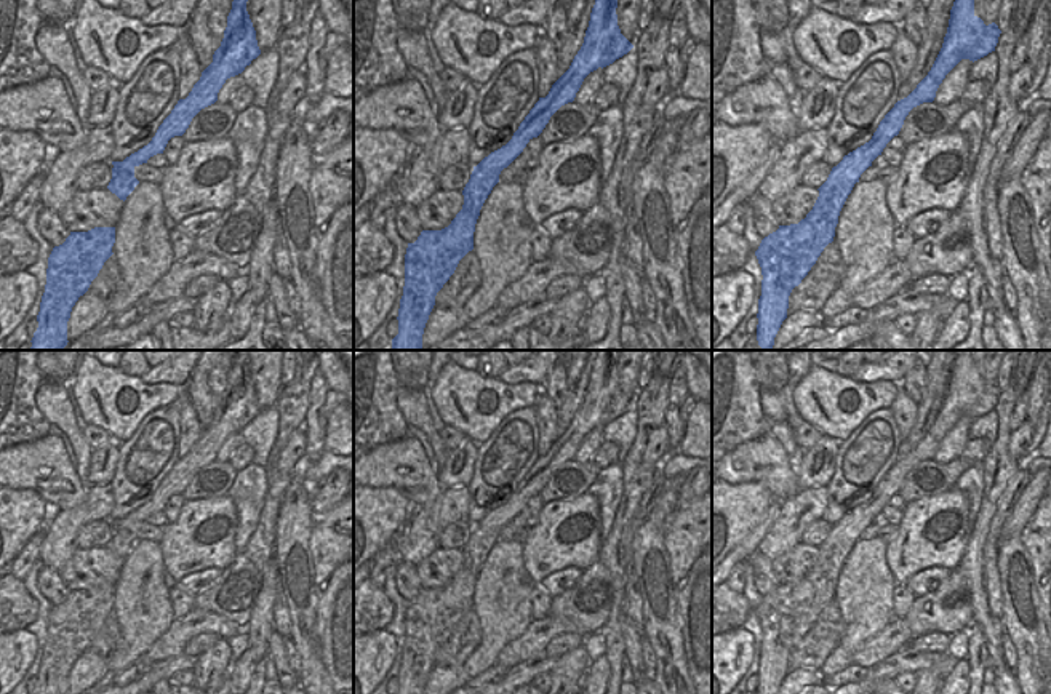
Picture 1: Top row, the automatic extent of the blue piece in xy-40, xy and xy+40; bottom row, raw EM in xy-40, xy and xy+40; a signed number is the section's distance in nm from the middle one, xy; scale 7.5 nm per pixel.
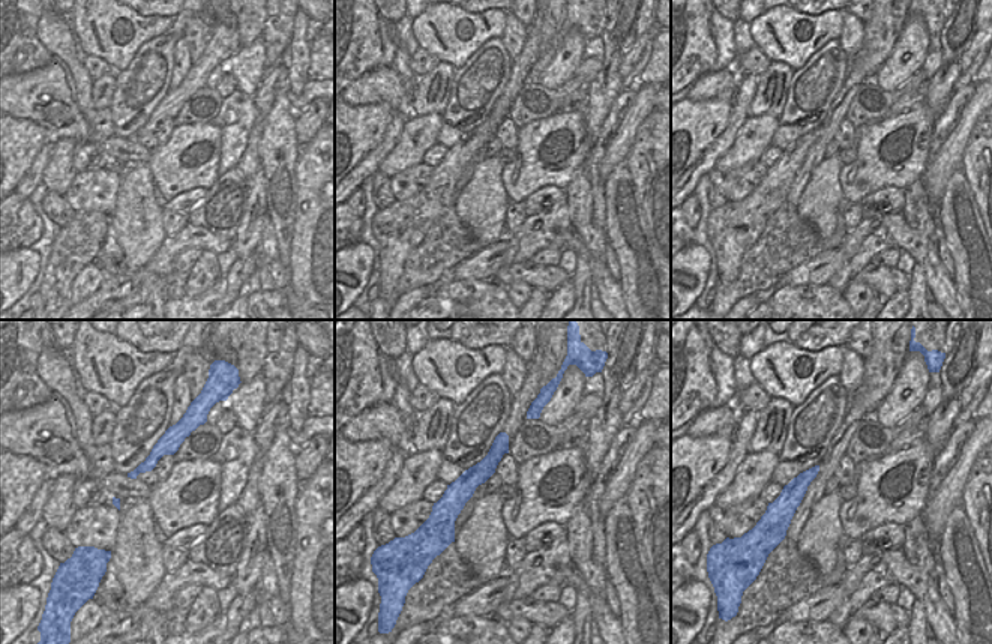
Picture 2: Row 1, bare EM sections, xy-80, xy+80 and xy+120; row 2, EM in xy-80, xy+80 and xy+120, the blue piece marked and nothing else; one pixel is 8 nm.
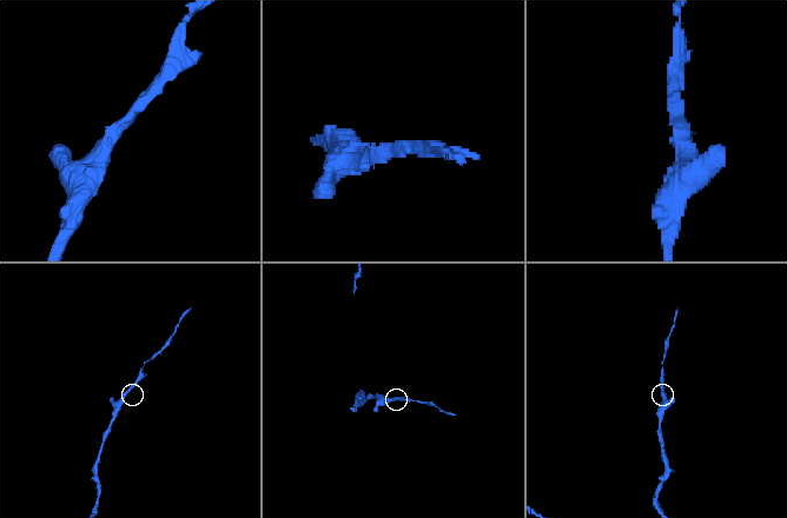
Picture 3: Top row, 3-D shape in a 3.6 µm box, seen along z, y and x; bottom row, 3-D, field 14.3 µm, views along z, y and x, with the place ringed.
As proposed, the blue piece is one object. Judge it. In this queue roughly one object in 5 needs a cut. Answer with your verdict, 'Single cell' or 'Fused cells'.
Fused cells.

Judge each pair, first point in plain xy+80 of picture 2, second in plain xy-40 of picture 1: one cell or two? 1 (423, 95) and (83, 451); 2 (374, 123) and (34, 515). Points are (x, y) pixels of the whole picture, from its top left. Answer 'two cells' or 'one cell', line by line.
1: two cells
2: one cell

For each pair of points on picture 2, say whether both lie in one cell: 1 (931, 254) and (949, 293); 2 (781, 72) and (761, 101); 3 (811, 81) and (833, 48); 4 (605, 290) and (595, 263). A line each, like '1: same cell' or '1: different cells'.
1: same cell
2: same cell
3: same cell
4: same cell

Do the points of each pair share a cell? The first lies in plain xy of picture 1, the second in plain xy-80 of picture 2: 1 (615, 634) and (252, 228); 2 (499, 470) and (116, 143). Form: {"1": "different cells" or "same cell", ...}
{"1": "same cell", "2": "different cells"}

